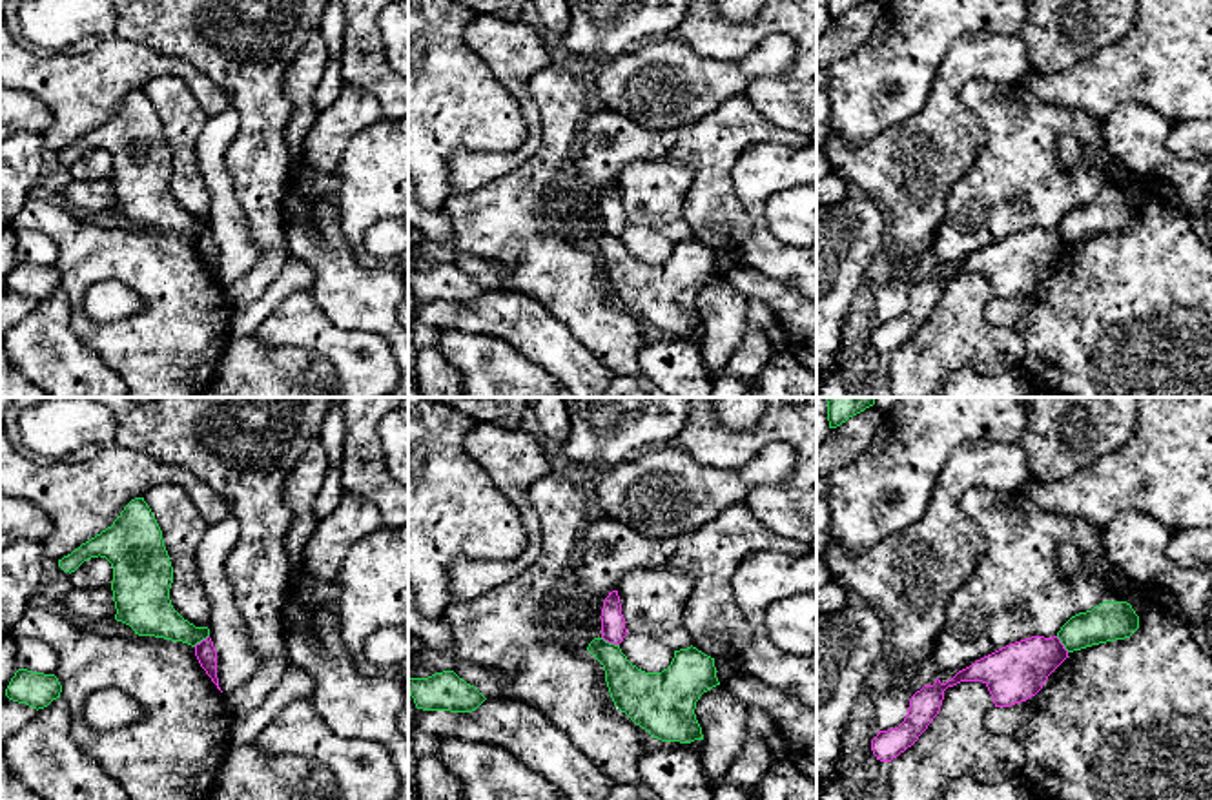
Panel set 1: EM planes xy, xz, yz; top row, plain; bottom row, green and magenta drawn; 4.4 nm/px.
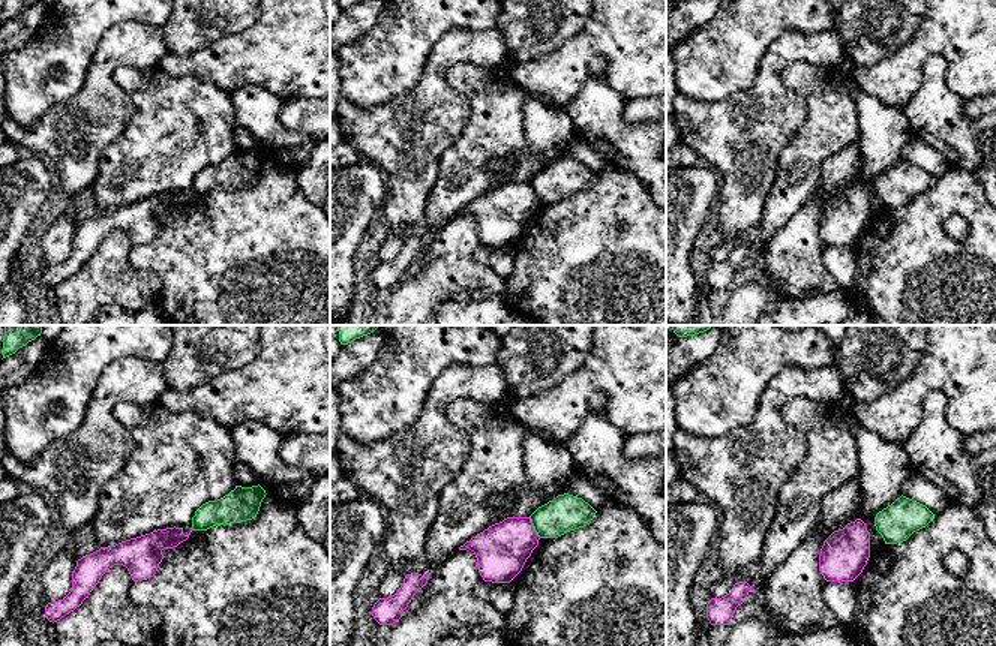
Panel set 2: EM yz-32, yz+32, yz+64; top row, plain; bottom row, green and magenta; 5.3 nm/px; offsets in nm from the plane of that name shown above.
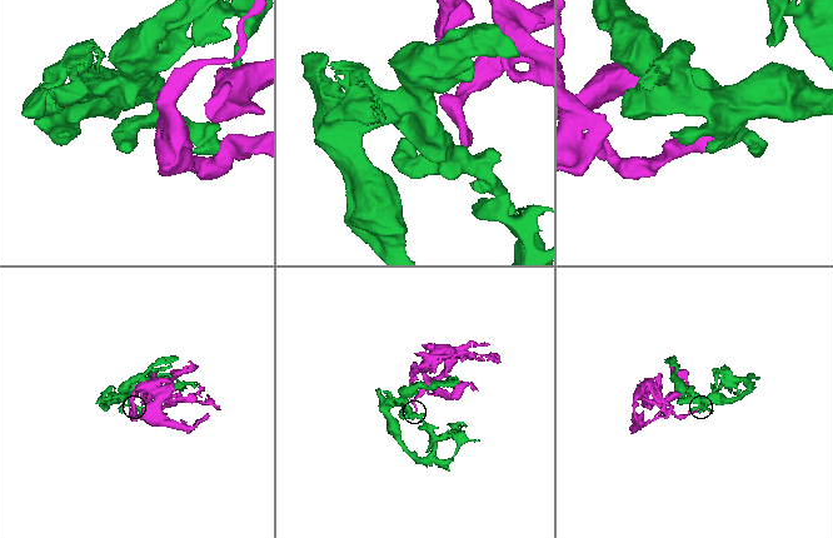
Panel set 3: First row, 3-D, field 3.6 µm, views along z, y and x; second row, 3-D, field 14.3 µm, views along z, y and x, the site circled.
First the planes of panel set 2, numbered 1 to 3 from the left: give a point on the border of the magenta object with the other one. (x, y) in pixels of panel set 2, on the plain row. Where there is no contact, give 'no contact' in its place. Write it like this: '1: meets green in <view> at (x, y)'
1: no contact
2: meets green in yz+32 at (534, 192)
3: no contact

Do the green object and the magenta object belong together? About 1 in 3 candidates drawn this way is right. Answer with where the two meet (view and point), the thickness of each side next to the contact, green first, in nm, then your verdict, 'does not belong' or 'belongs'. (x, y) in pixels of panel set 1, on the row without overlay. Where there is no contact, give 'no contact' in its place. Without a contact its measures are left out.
xz (611, 235) | 200/110 nm | belongs

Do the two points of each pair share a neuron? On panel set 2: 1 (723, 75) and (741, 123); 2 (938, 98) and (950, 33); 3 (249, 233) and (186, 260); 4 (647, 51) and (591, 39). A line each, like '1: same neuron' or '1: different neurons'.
1: different neurons
2: different neurons
3: same neuron
4: same neuron

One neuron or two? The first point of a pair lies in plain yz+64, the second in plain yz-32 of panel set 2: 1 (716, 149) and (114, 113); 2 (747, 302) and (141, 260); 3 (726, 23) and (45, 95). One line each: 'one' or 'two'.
1: one
2: two
3: one

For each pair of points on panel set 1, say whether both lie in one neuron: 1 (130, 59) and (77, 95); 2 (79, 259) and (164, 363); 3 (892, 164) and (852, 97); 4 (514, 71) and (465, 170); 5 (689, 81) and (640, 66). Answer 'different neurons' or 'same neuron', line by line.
1: same neuron
2: same neuron
3: different neurons
4: same neuron
5: same neuron

